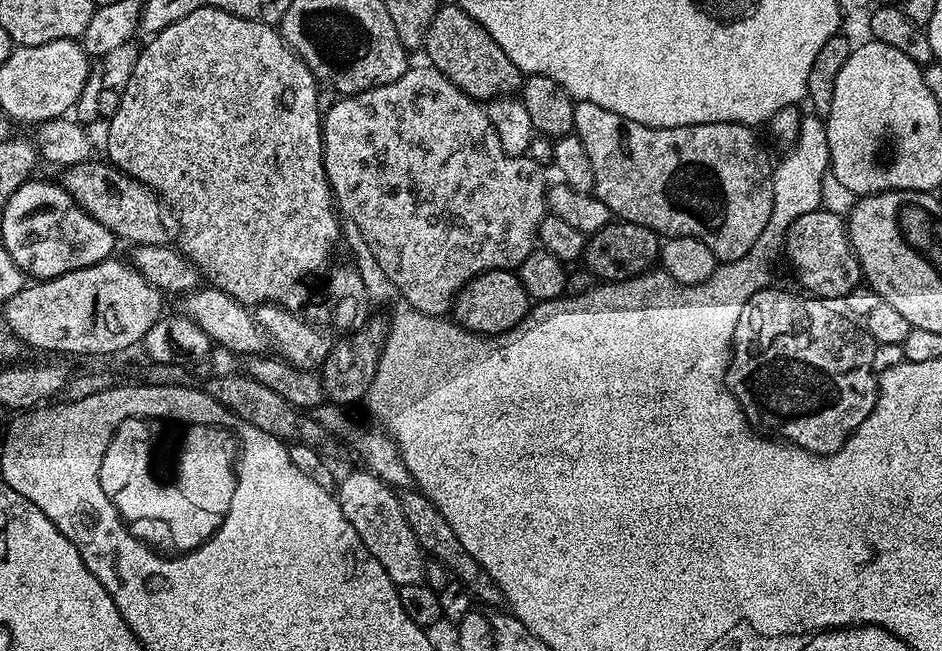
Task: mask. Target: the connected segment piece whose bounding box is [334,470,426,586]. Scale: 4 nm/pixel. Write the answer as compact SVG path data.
M367 470L352 472L339 481L334 495L342 506L342 514L346 514L350 526L358 530L358 538L382 562L382 570L390 574L390 578L398 586L402 584L419 584L425 579L424 560L426 553L421 548L410 522L400 505L399 495L385 480Z

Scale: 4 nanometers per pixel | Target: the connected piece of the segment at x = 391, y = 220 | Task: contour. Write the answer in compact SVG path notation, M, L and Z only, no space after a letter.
M409 67L408 71L389 84L380 84L365 92L356 92L352 96L340 96L337 104L327 105L322 116L322 135L324 137L324 169L328 185L332 188L332 199L339 215L356 227L355 231L364 239L366 246L378 258L378 266L398 290L400 300L407 307L418 310L423 316L447 317L453 311L456 295L476 276L494 270L519 269L520 263L537 247L540 223L546 215L545 169L534 163L528 155L511 156L502 150L498 134L490 122L485 105L472 100L450 78L446 78L437 68Z

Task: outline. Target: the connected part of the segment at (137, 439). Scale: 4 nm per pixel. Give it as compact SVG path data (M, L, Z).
M123 420L116 427L112 441L104 452L102 466L100 467L100 485L102 490L114 502L114 506L120 511L120 519L127 522L132 532L144 541L145 544L159 550L164 554L183 554L193 552L200 545L205 544L222 526L226 514L230 510L230 498L234 498L234 486L236 485L236 465L238 463L238 441L227 428L218 428L214 424L185 424L180 427L169 426L159 420Z

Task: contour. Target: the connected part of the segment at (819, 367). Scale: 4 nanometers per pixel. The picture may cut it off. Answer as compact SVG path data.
M769 286L758 290L742 306L742 314L738 314L738 326L734 326L734 338L732 339L732 354L727 361L728 388L734 394L734 398L740 403L740 408L746 414L746 418L752 423L752 427L764 434L771 434L776 438L783 438L787 443L795 444L797 448L805 448L807 452L813 452L815 456L832 456L843 447L844 443L852 437L852 433L866 422L869 414L874 410L878 395L878 373L872 369L877 343L872 335L863 327L860 328L853 317L845 314L839 307L833 306L829 301L819 299L811 294L799 294L783 292L777 286Z

